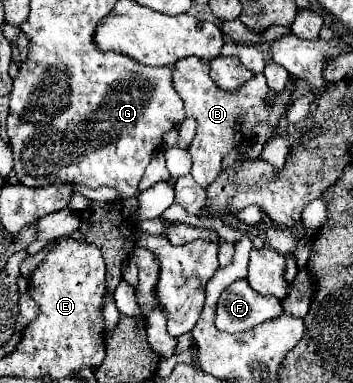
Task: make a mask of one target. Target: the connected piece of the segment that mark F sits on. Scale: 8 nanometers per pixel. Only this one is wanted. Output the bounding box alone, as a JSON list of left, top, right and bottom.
[215,278,281,332]

